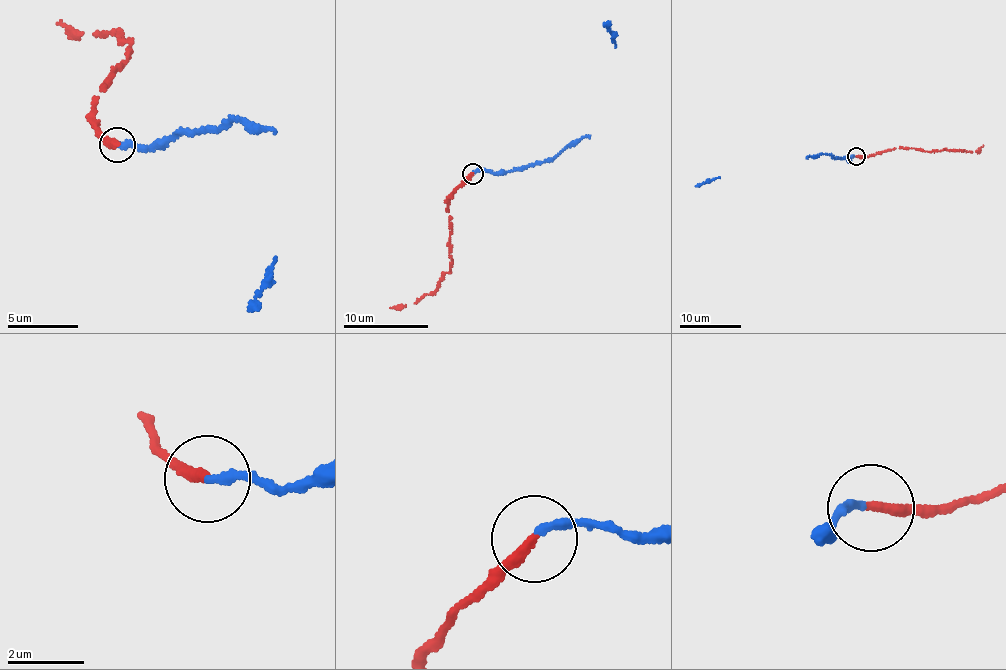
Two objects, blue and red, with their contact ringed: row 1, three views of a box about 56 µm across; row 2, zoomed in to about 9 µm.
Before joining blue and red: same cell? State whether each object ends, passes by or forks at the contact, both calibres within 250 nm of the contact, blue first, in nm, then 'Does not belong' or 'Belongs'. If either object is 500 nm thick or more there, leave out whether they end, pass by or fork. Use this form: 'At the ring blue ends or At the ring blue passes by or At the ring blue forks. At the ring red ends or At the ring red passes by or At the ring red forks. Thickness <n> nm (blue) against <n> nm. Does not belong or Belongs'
At the ring blue ends. At the ring red ends. Thickness 200 nm (blue) against 280 nm. Belongs

